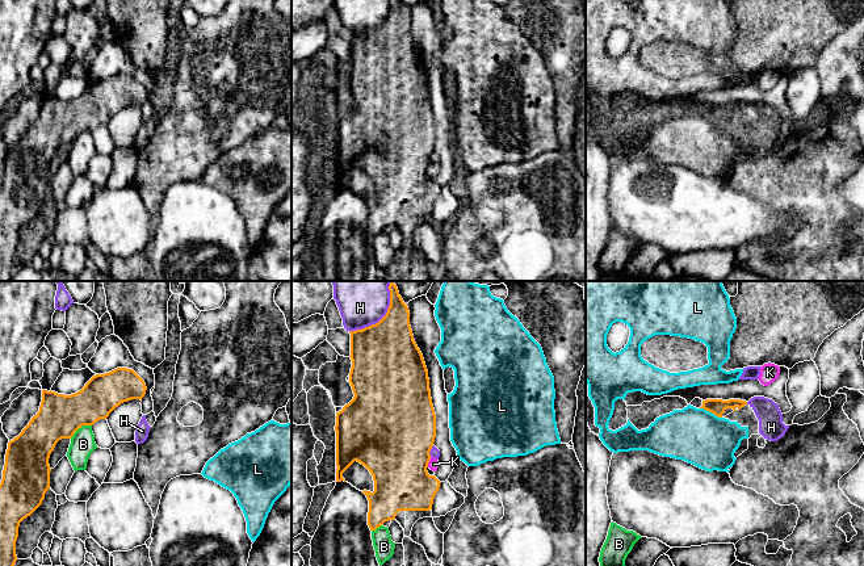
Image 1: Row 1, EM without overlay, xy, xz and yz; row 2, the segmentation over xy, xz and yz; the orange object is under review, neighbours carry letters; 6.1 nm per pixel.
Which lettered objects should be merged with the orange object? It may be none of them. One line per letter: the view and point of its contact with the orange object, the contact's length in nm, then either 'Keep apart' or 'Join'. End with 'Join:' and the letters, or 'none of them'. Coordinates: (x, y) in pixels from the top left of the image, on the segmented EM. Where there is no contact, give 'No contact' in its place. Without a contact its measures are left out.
B: Touches orange at xy (80, 427). Shared border 160 nm. Keep apart
H: Touches orange at xz (385, 315). Shared border 400 nm. Keep apart
K: Touches orange at xz (428, 461). Shared border 60 nm. Keep apart
L: Touches orange at yz (711, 411). Shared border 150 nm. Keep apart
Join: none of them

